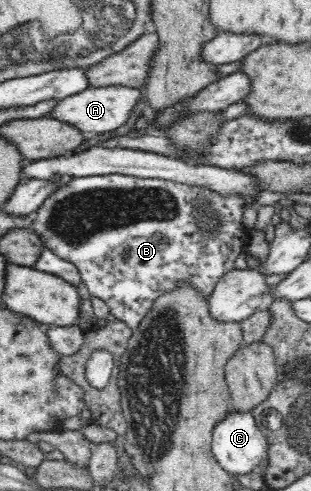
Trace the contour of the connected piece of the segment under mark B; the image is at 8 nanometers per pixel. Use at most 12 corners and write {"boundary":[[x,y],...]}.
{"boundary":[[72,178],[27,227],[132,329],[246,252],[249,202]]}

